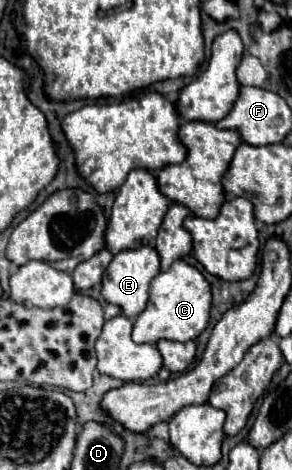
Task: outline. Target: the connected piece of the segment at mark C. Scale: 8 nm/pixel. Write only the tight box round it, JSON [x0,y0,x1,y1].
[133,260,211,344]

